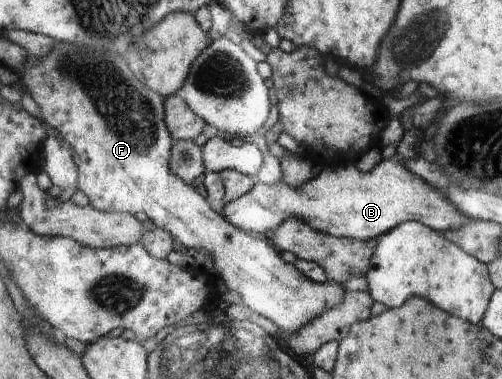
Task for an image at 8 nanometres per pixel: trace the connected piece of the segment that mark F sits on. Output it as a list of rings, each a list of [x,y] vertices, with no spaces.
[[[55,41],[53,48],[51,48],[45,56],[29,56],[29,58],[27,58],[25,70],[19,75],[19,78],[25,88],[25,92],[28,92],[30,97],[37,103],[37,106],[39,106],[44,122],[47,123],[49,127],[55,128],[55,130],[59,132],[59,136],[67,140],[67,142],[71,144],[71,148],[75,149],[75,154],[77,159],[79,159],[78,190],[81,190],[83,194],[87,195],[89,205],[93,206],[93,208],[105,212],[121,211],[132,215],[143,212],[143,214],[147,214],[149,220],[155,224],[155,227],[170,232],[171,236],[175,237],[175,240],[178,240],[179,244],[183,244],[185,248],[188,248],[190,252],[199,251],[200,253],[210,255],[214,266],[213,273],[219,276],[228,290],[239,292],[244,301],[244,306],[247,306],[247,308],[253,310],[253,312],[261,314],[264,318],[270,319],[279,329],[283,329],[284,333],[293,334],[293,332],[301,331],[307,324],[313,323],[315,319],[325,315],[331,308],[342,306],[343,299],[346,298],[346,291],[339,283],[329,280],[325,282],[312,281],[294,264],[283,261],[280,252],[269,239],[249,233],[243,229],[238,229],[235,225],[232,225],[225,216],[219,216],[219,214],[215,212],[215,209],[211,210],[211,206],[207,204],[207,200],[205,200],[203,196],[199,196],[189,184],[183,179],[180,179],[170,169],[170,156],[173,154],[171,146],[174,146],[174,144],[173,140],[171,140],[171,136],[169,136],[170,130],[165,128],[166,122],[163,122],[163,98],[161,98],[160,94],[155,94],[154,90],[151,90],[147,85],[144,85],[142,81],[137,80],[137,78],[131,74],[131,70],[129,70],[129,66],[127,66],[127,62],[125,62],[123,56],[119,56],[119,54],[115,54],[115,52],[97,52],[97,50],[91,50],[91,48],[87,48],[87,52],[85,52],[85,48],[81,48],[81,46]]]

